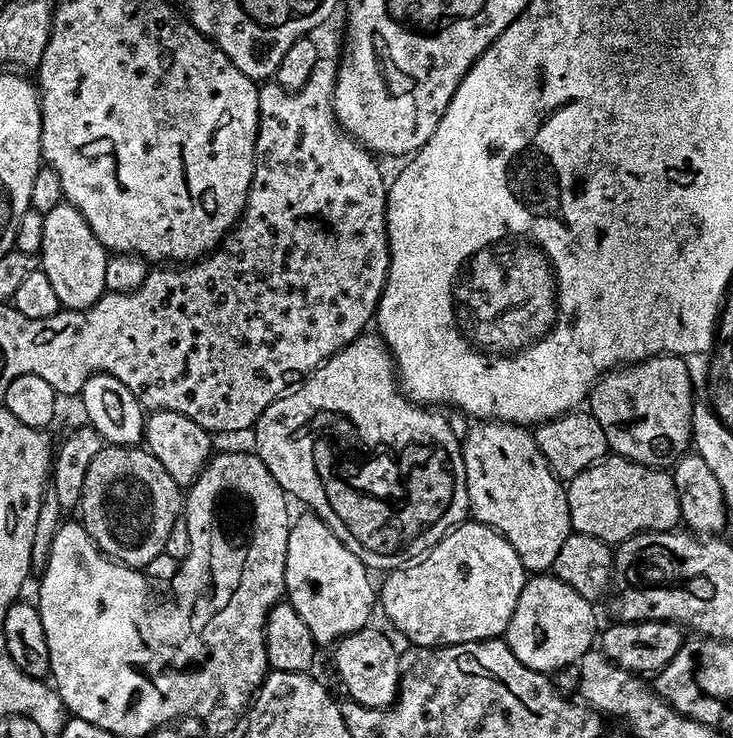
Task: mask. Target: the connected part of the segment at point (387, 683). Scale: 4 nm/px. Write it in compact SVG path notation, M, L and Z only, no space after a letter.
M373 626L359 628L337 640L332 652L336 676L344 683L347 699L371 708L388 708L400 691L400 652L384 632Z

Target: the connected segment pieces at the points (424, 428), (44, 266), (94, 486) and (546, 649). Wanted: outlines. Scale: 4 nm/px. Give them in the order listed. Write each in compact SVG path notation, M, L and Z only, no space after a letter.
M361 334L357 340L351 340L345 348L338 350L327 362L321 364L303 383L293 387L287 394L279 396L277 400L270 402L270 406L266 406L266 410L262 410L254 425L254 433L256 432L254 452L264 463L266 470L270 470L274 482L278 482L280 489L293 501L301 500L308 507L305 509L311 510L324 520L326 526L330 526L330 530L338 534L346 550L358 554L358 558L368 569L395 570L425 556L447 532L451 532L457 524L465 523L469 519L466 466L461 437L459 435L456 437L451 422L440 413L443 411L421 406L406 395L404 389L400 387L396 366L387 344L380 339L379 335L368 335Z
M65 202L44 213L39 267L46 278L50 278L52 289L58 293L61 309L89 308L100 301L106 291L106 262L109 255L108 249L98 242L94 230L90 230L86 218L82 218L74 205Z
M117 444L105 446L98 454L94 454L90 470L86 470L86 482L82 486L78 516L90 539L105 556L112 557L128 568L144 570L151 560L161 559L166 538L170 538L174 522L181 519L182 488L174 482L174 478L170 478L170 474L166 474L162 462L158 462L158 458L154 458L154 454L150 454L147 448L123 448Z
M532 574L524 581L518 606L508 623L506 639L514 658L535 672L553 674L567 664L575 665L593 651L598 636L593 601L582 598L578 590L566 586L551 574Z

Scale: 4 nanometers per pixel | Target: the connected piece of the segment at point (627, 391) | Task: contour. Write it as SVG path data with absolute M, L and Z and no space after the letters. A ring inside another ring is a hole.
M665 354L625 363L605 372L590 393L590 411L606 433L609 449L625 460L668 470L689 451L692 441L692 376L683 356Z

